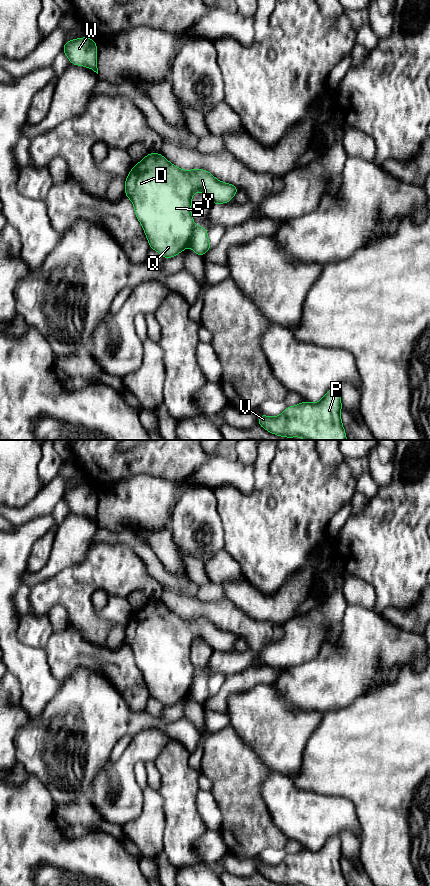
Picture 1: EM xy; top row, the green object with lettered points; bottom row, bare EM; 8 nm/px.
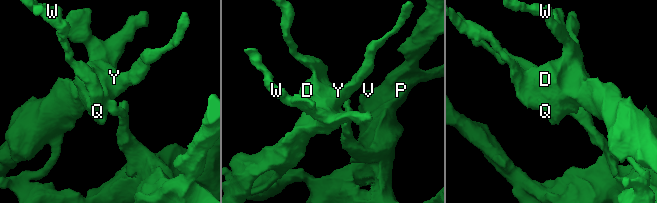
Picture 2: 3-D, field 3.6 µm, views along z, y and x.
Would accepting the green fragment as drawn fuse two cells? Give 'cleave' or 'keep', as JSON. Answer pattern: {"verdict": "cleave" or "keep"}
{"verdict": "cleave"}

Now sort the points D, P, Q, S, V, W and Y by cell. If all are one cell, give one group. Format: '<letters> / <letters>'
D Q S W Y / P V

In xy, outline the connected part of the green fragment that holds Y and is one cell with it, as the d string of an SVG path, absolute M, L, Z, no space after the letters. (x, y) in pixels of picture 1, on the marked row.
M148 153L139 163L133 165L125 178L124 196L133 203L135 216L142 225L150 249L157 251L163 259L169 259L183 252L191 243L194 226L191 205L195 192L205 194L212 204L225 204L232 201L238 191L237 186L216 179L205 169L183 170L169 162L161 153Z

